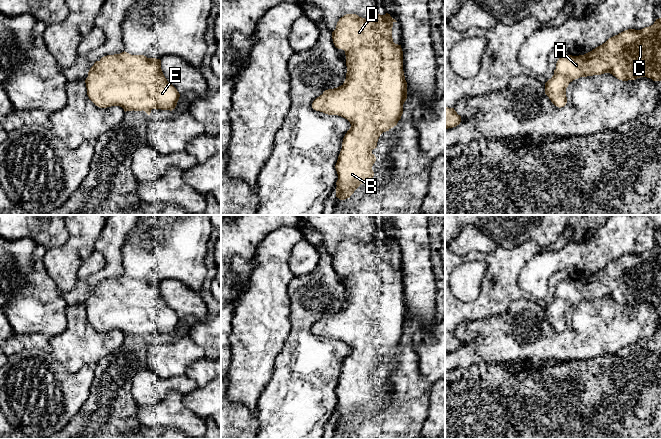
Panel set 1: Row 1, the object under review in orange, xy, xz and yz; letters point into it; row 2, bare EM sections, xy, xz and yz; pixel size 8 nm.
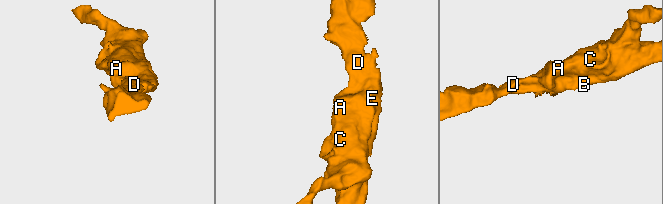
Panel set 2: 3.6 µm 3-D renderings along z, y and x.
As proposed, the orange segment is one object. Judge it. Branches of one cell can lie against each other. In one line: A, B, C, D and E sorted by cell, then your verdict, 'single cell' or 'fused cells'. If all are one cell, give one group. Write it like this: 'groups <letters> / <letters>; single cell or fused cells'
groups A B C D E; single cell

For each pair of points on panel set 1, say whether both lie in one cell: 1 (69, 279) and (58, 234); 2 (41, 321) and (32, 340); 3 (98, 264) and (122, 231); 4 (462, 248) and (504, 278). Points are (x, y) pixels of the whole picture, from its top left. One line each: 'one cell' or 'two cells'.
1: two cells
2: two cells
3: two cells
4: two cells

